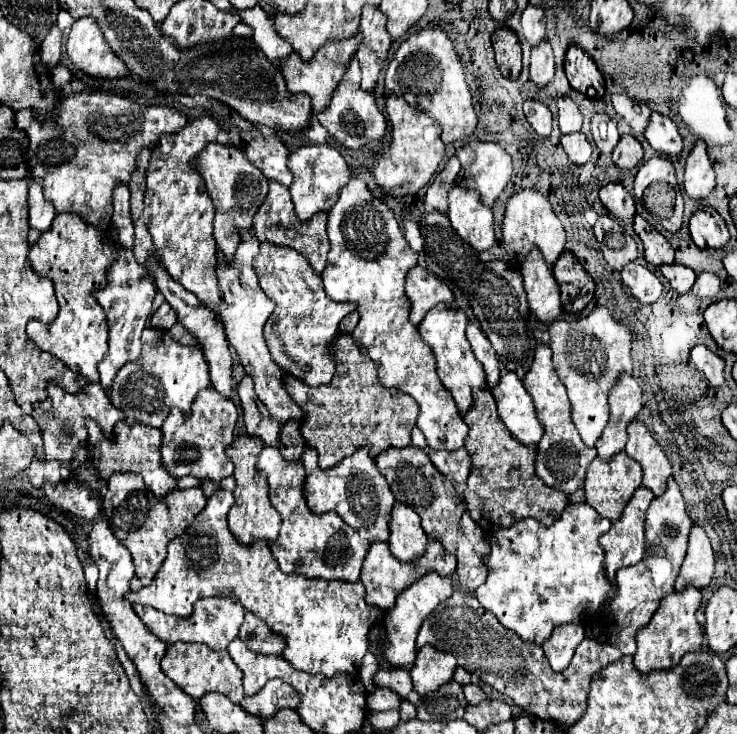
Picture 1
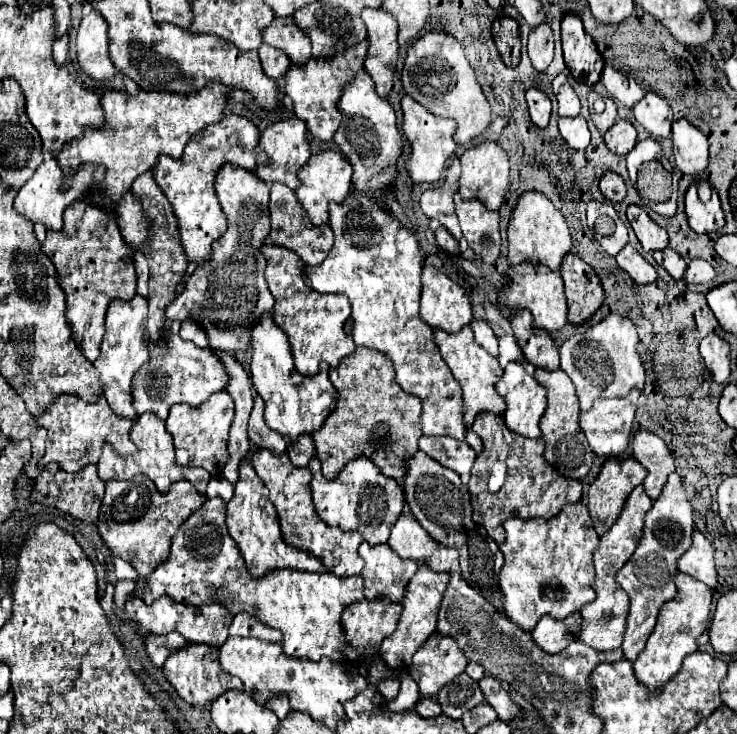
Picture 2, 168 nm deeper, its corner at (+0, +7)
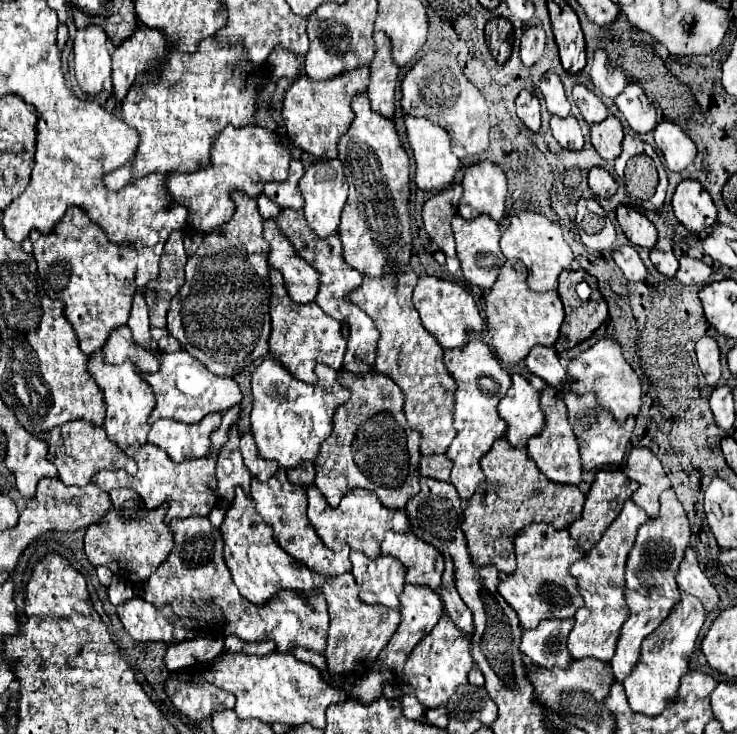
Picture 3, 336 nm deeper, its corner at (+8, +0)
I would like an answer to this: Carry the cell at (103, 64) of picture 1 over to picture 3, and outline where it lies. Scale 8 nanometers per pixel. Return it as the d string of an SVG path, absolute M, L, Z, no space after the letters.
M88 26L74 38L74 68L78 86L86 94L98 94L106 78L110 78L110 46L104 28Z

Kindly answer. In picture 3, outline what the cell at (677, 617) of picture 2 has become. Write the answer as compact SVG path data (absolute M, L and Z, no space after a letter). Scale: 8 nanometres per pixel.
M682 594L682 600L676 604L672 614L664 620L660 628L656 628L644 642L642 642L642 654L636 666L632 668L632 674L622 682L626 690L628 704L634 712L646 714L646 716L658 716L662 714L670 704L676 702L680 678L688 672L688 662L694 652L694 644L698 638L698 632L704 624L706 612L698 598L692 598L690 594Z

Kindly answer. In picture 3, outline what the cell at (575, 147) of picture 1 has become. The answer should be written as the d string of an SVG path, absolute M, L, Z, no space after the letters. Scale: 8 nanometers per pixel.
M552 116L550 120L550 130L552 130L552 136L560 142L562 148L566 150L580 150L582 144L584 144L584 138L582 138L582 130L580 130L580 124L574 116L566 116L566 118L558 118L558 116Z

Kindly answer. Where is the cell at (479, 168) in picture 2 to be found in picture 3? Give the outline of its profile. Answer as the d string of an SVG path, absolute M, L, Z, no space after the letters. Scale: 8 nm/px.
M490 160L476 162L466 168L462 178L464 196L458 206L458 214L466 220L488 214L492 220L502 222L506 202L506 176L500 166Z

